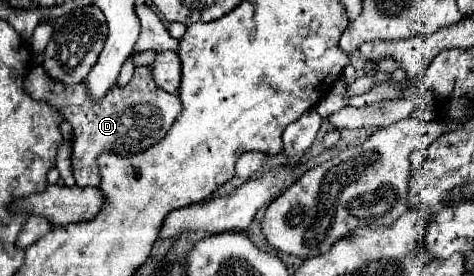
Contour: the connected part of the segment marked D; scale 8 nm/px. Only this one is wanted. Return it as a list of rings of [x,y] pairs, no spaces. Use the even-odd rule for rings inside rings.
[[[36,65],[30,69],[26,75],[26,91],[34,99],[50,101],[56,109],[62,111],[66,121],[74,127],[74,137],[72,137],[72,169],[74,169],[74,179],[78,187],[98,187],[100,185],[100,169],[98,169],[98,157],[104,151],[122,155],[122,157],[132,157],[136,153],[142,153],[156,143],[160,143],[168,129],[172,127],[174,119],[182,113],[182,103],[178,95],[170,95],[162,91],[154,77],[152,77],[152,67],[136,67],[132,81],[126,87],[114,85],[108,89],[108,93],[94,101],[88,95],[88,89],[84,81],[76,85],[66,85],[56,79],[52,79],[42,65]]]

